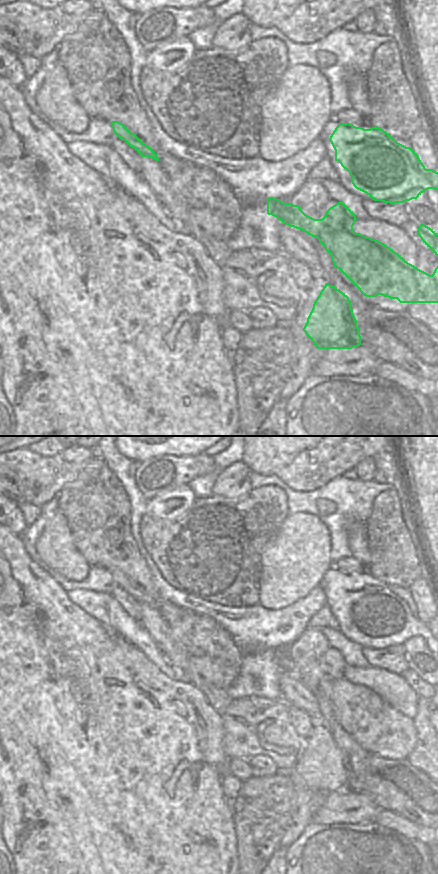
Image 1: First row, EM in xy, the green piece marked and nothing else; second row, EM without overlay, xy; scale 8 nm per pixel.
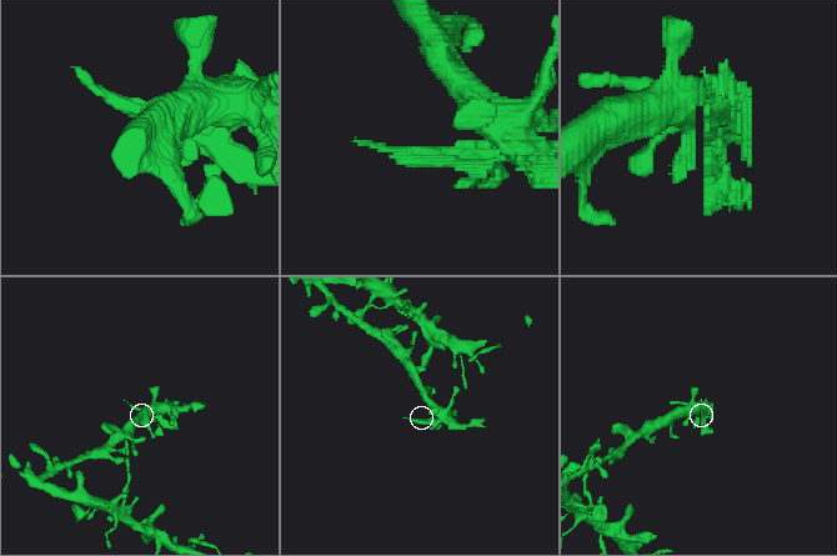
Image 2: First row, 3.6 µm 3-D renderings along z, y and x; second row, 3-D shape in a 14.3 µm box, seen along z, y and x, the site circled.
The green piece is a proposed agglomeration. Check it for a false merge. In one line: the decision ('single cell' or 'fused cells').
fused cells

